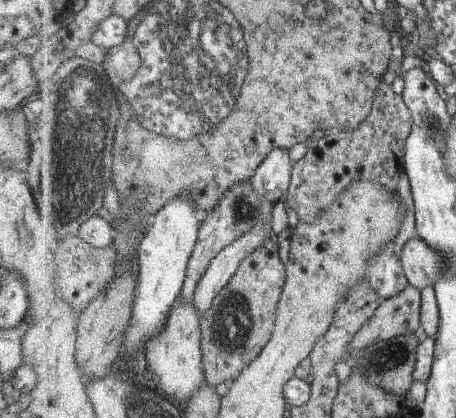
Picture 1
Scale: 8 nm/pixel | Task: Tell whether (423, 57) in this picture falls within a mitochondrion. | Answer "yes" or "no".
no

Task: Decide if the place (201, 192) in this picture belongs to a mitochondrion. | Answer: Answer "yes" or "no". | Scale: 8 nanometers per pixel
no

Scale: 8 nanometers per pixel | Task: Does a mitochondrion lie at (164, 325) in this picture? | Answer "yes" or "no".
no

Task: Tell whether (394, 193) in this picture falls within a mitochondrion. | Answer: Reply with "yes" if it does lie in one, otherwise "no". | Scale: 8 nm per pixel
no

